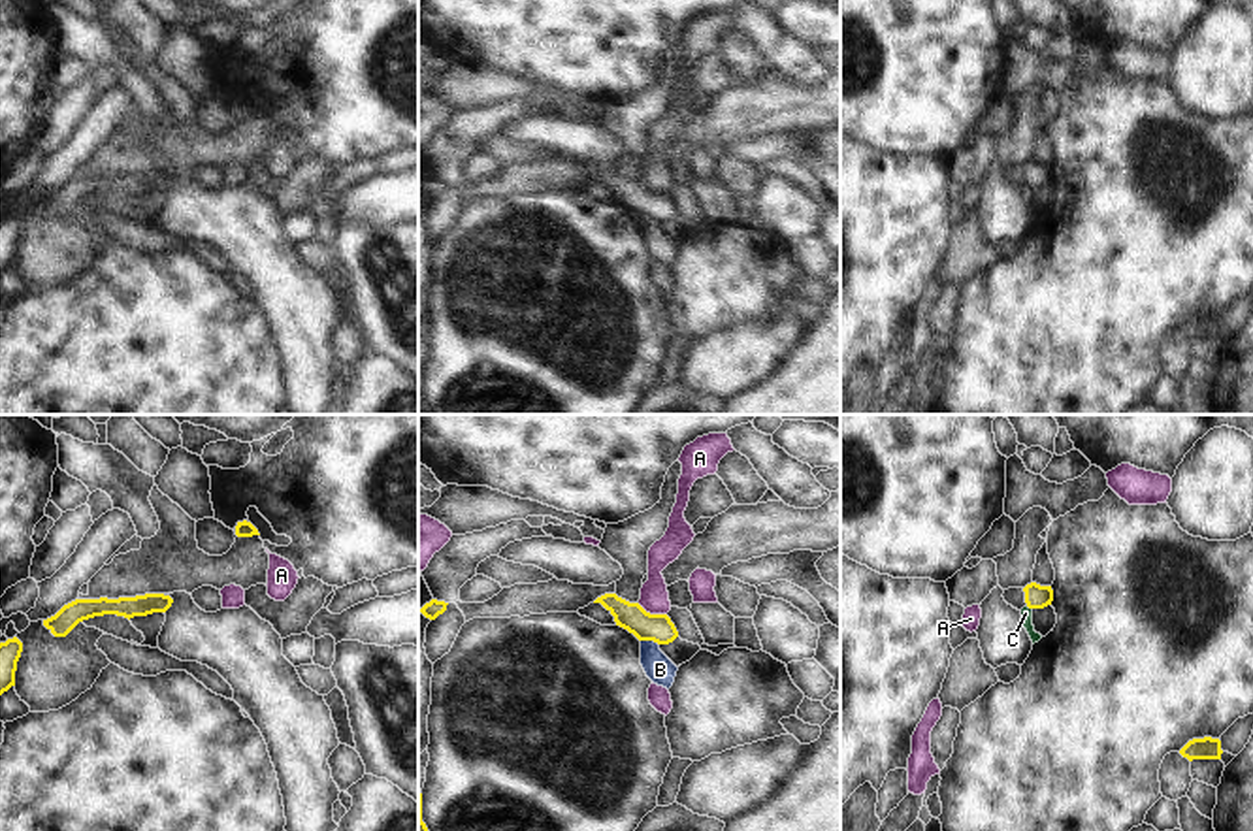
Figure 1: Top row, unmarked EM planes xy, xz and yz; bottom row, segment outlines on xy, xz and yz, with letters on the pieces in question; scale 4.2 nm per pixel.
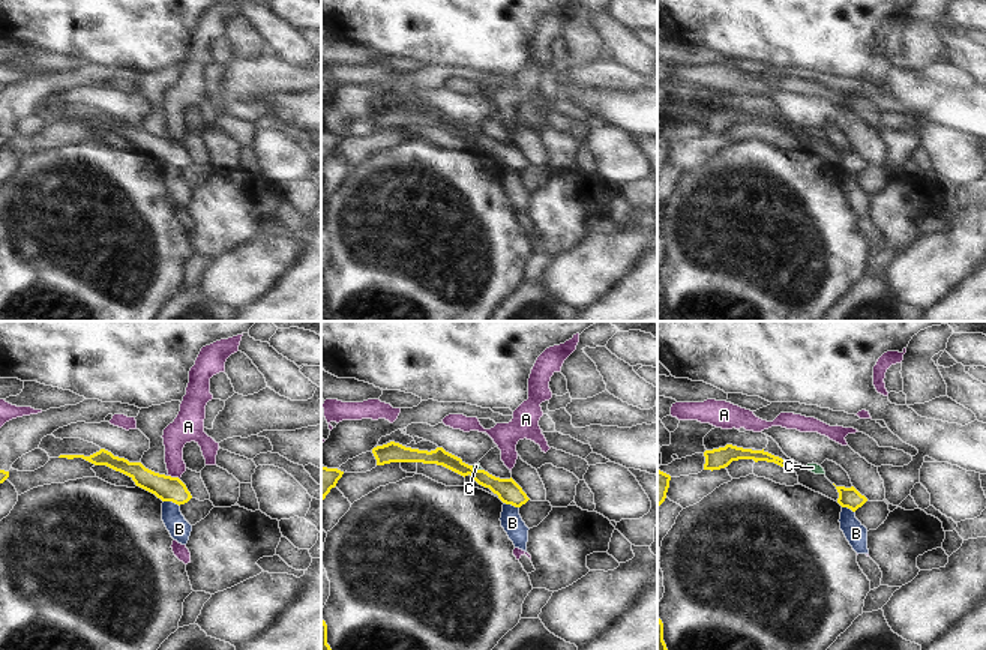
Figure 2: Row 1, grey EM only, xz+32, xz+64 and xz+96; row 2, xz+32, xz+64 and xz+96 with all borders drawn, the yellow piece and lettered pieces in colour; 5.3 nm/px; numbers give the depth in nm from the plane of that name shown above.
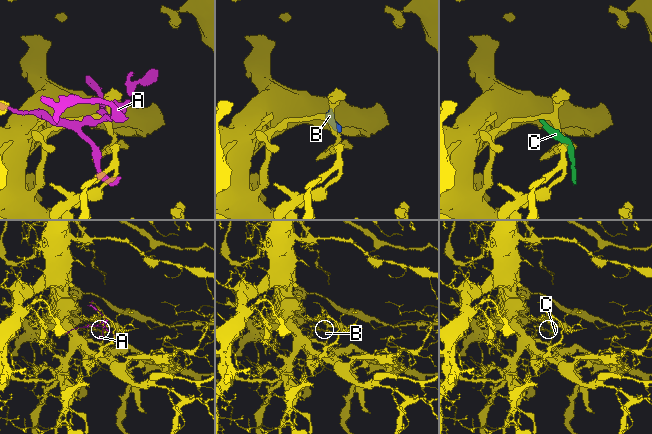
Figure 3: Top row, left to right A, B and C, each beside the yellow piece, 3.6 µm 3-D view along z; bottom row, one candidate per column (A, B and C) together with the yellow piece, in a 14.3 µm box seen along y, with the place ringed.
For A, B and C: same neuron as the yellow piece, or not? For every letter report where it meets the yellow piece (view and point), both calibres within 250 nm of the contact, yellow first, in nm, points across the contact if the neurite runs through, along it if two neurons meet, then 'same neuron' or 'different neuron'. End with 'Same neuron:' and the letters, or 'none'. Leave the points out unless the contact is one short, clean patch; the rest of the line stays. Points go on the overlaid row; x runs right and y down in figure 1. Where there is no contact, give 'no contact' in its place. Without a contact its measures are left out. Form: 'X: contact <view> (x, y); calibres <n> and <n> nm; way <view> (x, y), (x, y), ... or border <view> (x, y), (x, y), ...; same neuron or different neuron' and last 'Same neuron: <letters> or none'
A: contact xz (652, 615); calibres 120 and 130 nm; different neuron
B: contact xz (650, 639); calibres 120 and 120 nm; border xz (641, 639), (652, 639), (658, 645); different neuron
C: contact yz (1029, 607); calibres 100 and 50 nm; border yz (1025, 605), (1031, 609); different neuron
Same neuron: none

